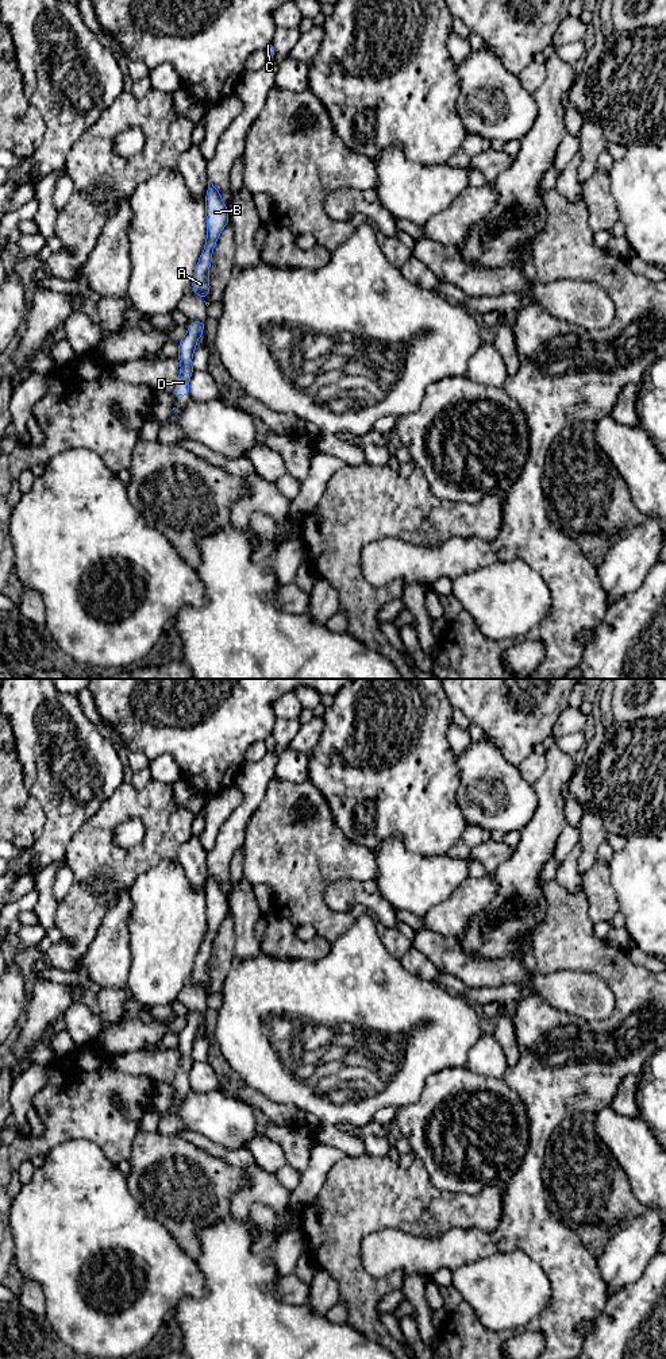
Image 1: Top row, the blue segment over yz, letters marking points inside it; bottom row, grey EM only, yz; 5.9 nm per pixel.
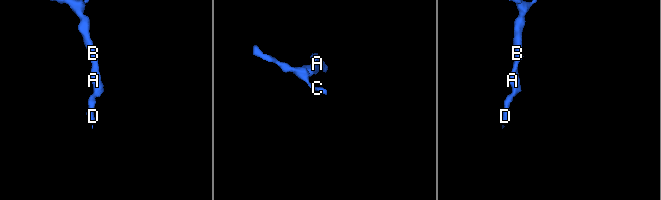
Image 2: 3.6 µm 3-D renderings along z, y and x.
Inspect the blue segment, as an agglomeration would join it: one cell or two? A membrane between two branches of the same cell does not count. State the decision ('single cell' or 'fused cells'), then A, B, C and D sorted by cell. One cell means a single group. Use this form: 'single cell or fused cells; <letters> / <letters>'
single cell; A B C D

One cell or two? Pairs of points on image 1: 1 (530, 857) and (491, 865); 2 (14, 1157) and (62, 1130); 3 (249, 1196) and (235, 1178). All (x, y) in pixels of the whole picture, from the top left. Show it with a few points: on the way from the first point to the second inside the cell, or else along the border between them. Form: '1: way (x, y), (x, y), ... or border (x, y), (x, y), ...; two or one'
1: border (515, 849), (514, 854), (492, 872); two
2: way (26, 1147), (42, 1145), (50, 1138); one
3: border (242, 1169), (247, 1184), (230, 1196), (231, 1215); two

